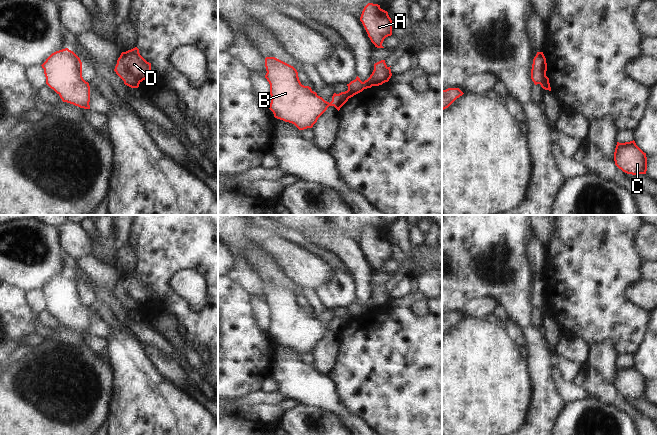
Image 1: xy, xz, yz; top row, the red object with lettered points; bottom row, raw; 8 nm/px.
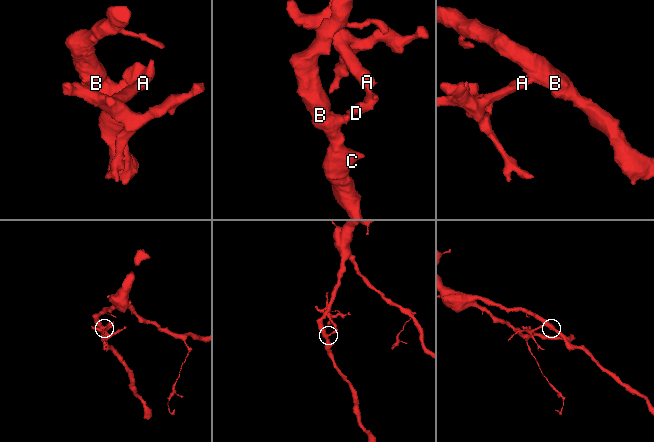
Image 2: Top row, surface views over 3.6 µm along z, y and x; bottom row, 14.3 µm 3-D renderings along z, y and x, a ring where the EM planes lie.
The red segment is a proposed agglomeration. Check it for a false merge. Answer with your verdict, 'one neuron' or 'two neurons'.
two neurons

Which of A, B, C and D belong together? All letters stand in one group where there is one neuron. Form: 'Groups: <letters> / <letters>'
Groups: A D / B C.

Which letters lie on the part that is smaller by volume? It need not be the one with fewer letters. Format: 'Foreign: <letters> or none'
Foreign: A, D

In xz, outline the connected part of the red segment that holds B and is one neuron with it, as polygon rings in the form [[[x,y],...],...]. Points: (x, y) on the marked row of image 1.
[[[266,57],[265,67],[265,78],[270,84],[272,98],[269,109],[275,118],[294,124],[299,130],[312,128],[329,106],[339,111],[354,96],[348,89],[339,94],[334,93],[329,103],[311,87],[301,84],[293,66],[275,57]]]

